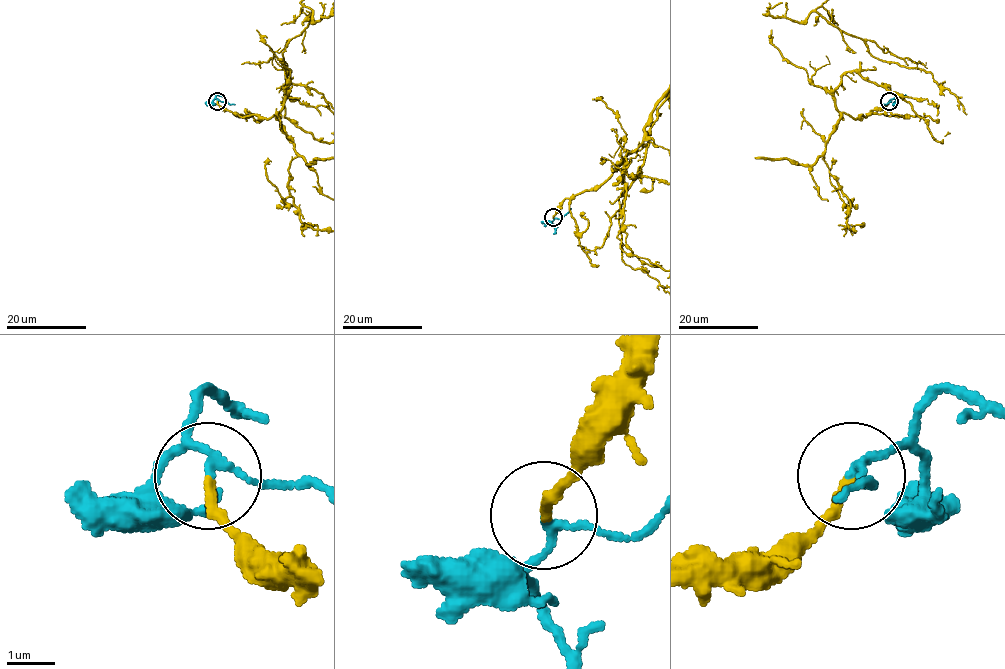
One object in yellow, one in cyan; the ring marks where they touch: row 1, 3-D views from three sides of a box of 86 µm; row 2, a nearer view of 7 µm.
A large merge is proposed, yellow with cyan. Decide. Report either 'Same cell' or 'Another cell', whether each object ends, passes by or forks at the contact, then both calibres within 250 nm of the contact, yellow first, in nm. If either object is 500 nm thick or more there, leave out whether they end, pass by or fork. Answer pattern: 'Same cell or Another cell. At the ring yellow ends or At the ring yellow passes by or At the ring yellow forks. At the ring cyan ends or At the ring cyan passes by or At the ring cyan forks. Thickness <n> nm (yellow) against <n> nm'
Same cell. At the ring yellow ends. At the ring cyan passes by. Thickness 220 nm (yellow) against 150 nm

